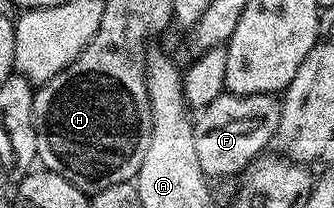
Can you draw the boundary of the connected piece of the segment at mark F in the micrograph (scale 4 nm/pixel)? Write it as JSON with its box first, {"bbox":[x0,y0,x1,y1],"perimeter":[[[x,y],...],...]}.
{"bbox":[193,91,280,179],"perimeter":[[[226,91],[219,99],[206,105],[196,114],[193,127],[195,151],[205,176],[216,179],[248,170],[268,150],[265,148],[274,144],[280,114],[280,100],[271,93],[236,97]]]}

